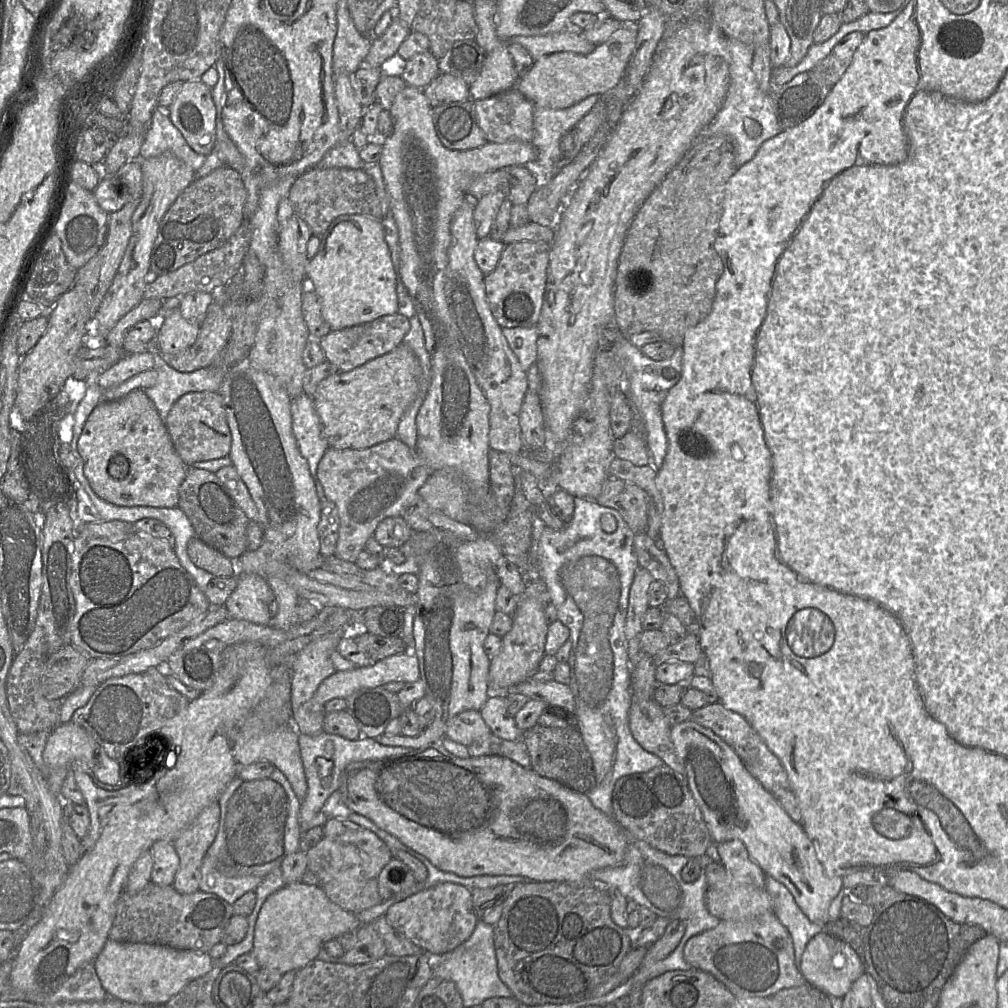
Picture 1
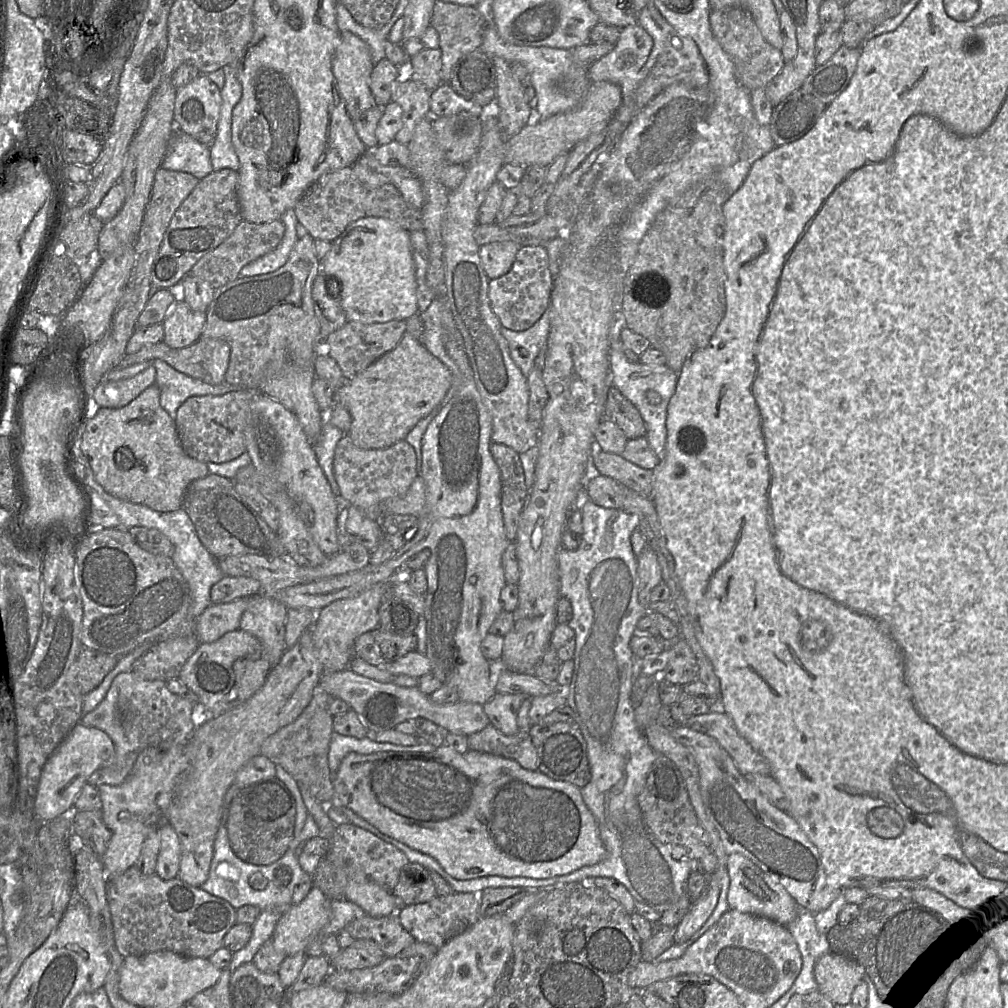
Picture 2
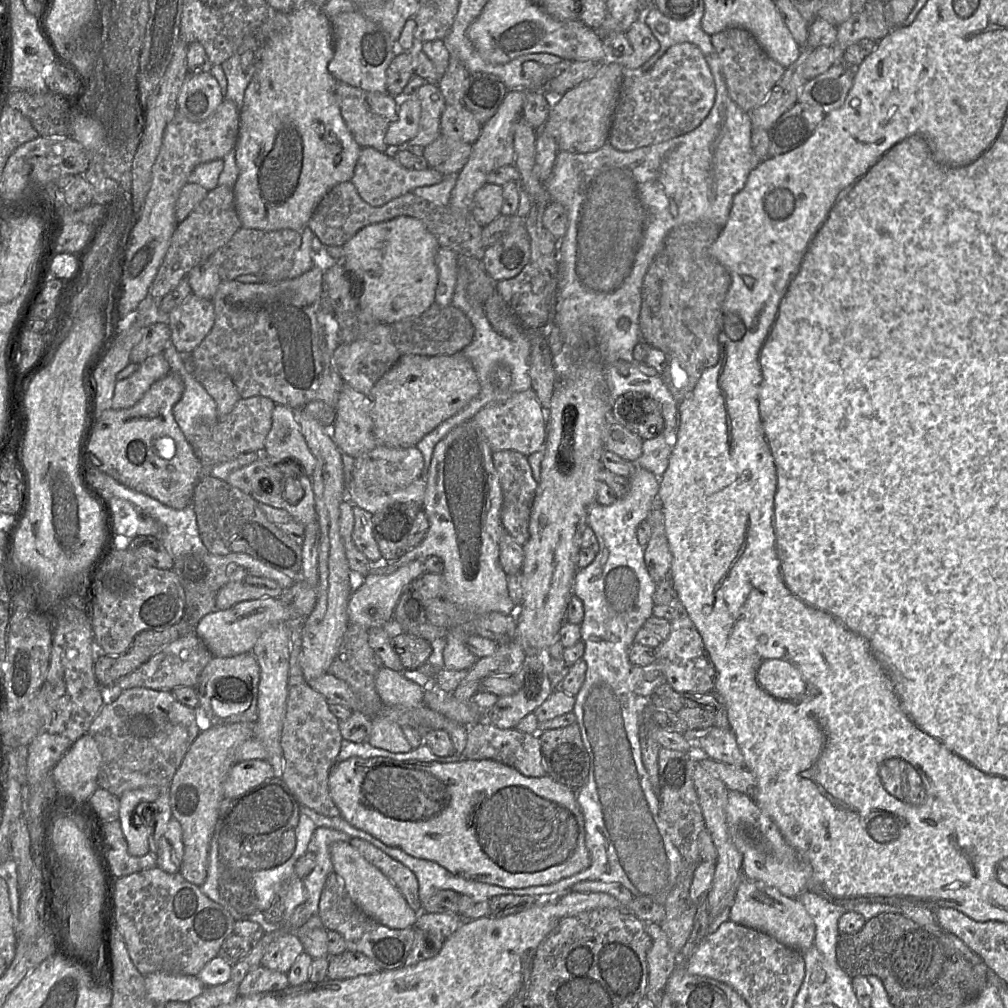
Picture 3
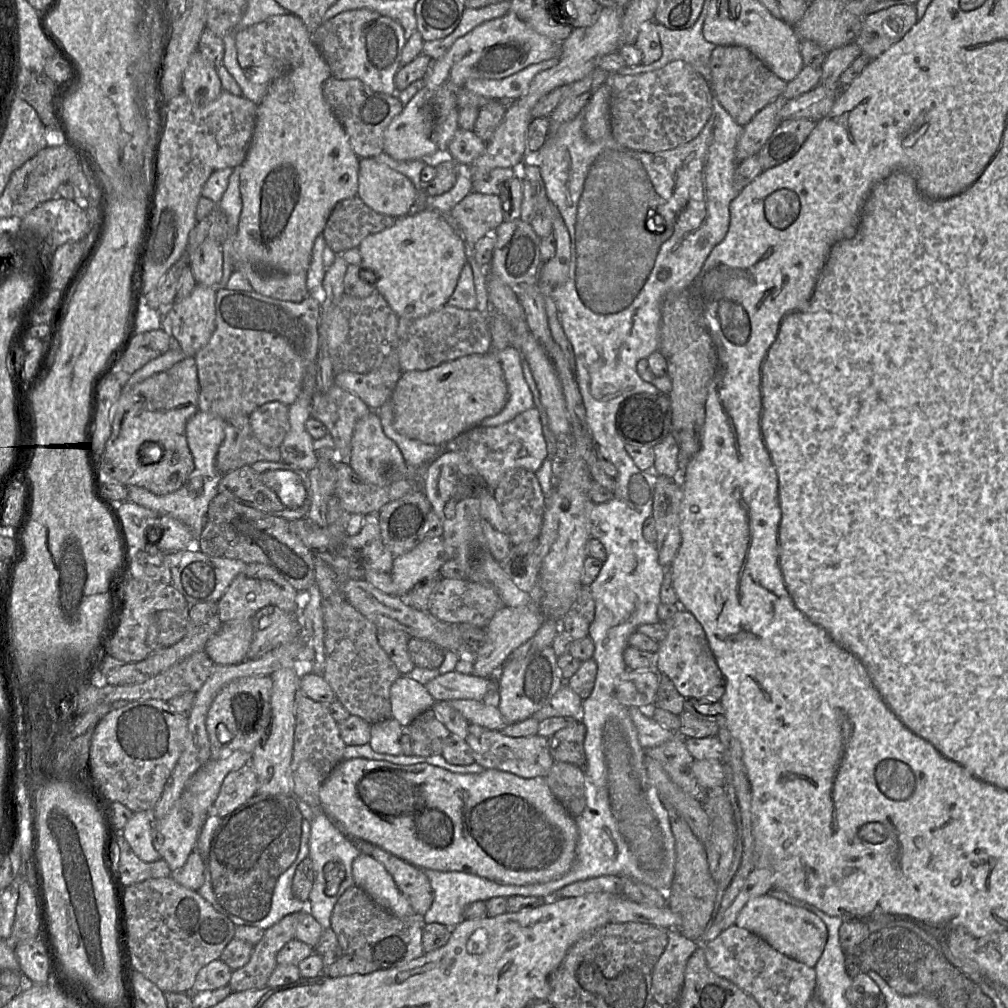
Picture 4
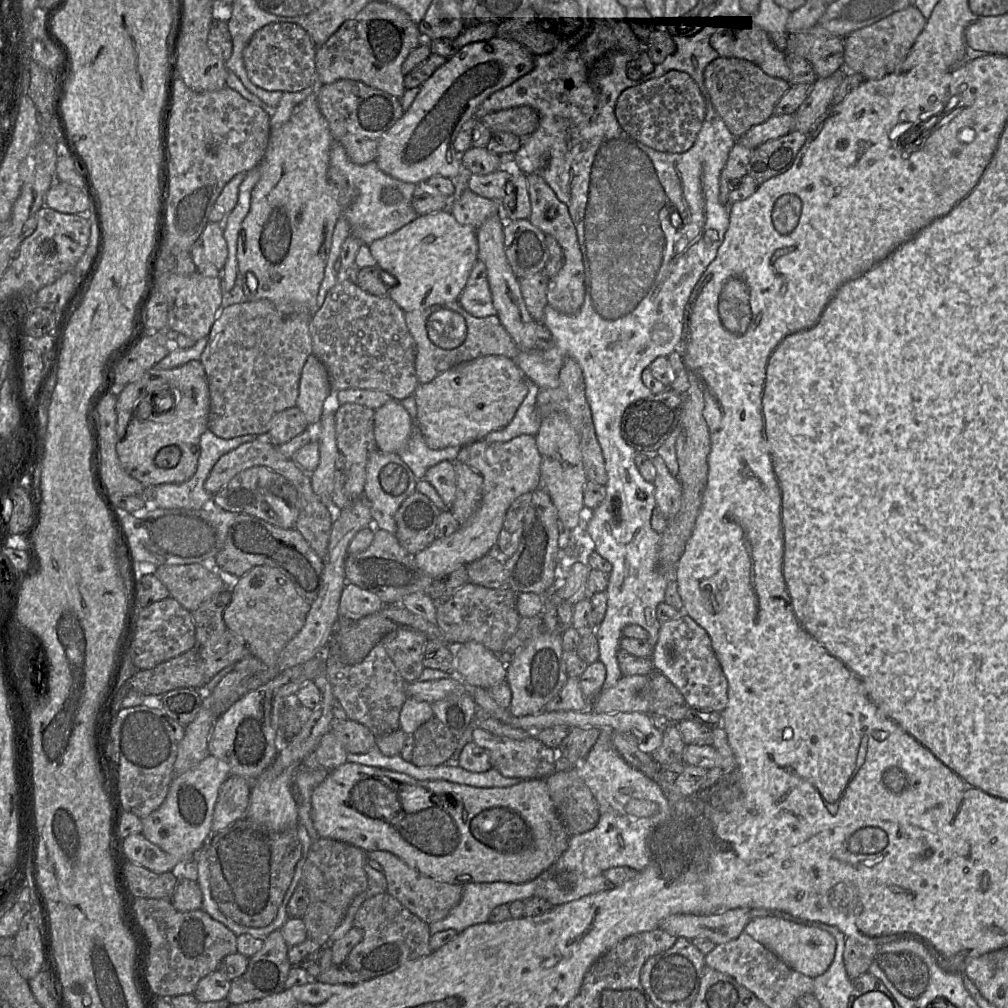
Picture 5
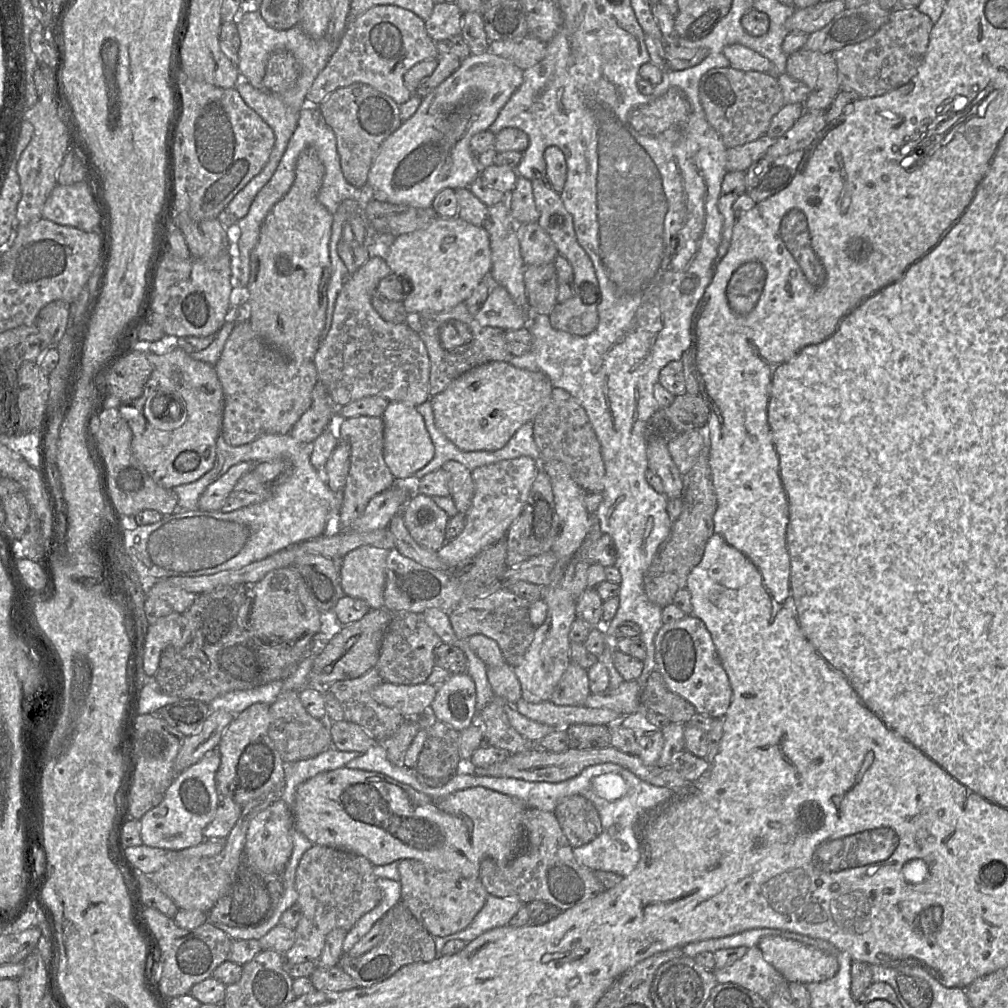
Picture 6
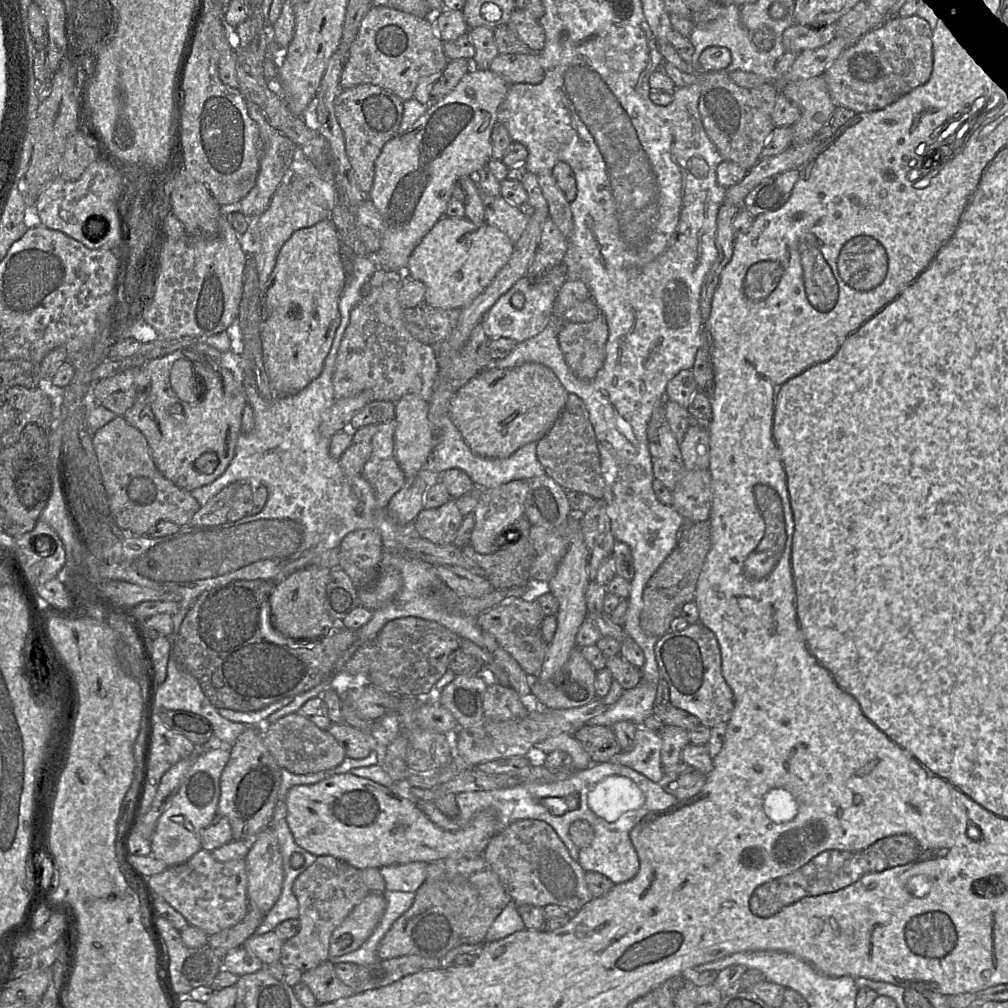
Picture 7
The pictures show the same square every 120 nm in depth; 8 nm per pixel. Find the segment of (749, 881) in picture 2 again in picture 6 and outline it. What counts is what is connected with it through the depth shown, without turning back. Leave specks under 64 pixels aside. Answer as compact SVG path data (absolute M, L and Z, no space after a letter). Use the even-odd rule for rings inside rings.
M766 936L757 945L767 962L769 962L789 983L813 983L832 978L839 969L836 956L792 939L780 936Z

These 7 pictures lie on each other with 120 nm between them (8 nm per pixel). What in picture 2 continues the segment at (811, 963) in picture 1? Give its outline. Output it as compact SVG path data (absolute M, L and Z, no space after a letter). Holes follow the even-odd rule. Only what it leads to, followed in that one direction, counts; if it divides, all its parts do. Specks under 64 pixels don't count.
M833 952L818 958L814 965L818 991L835 1005L851 1003L852 993L865 974L862 965Z

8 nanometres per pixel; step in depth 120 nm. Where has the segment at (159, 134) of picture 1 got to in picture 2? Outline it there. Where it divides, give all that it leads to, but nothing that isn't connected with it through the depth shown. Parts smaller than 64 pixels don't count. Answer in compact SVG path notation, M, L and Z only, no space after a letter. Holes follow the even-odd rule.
M175 127L160 167L203 179L213 172L209 145L200 143Z

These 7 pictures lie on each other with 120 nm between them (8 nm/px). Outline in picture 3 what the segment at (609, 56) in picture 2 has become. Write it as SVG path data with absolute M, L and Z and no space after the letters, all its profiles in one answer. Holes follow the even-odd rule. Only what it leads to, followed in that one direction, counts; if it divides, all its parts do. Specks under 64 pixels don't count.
M644 21L634 22L625 35L633 49L632 53L617 59L611 59L625 69L641 67L659 50L658 40Z

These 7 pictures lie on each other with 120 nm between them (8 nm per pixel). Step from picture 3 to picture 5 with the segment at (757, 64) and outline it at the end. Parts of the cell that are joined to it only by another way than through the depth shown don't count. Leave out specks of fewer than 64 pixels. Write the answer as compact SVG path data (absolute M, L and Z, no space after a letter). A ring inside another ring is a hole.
M721 56L705 68L704 83L715 110L736 139L765 122L790 87L787 81L767 75L750 61Z

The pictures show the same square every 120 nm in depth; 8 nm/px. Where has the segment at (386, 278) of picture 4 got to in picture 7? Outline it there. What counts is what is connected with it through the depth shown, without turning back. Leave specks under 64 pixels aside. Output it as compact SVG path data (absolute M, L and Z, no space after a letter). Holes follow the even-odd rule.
M444 216L413 250L405 275L425 284L425 305L440 309L463 309L491 284L500 269L512 256L514 245L505 233L486 223L476 225L464 217L448 218Z

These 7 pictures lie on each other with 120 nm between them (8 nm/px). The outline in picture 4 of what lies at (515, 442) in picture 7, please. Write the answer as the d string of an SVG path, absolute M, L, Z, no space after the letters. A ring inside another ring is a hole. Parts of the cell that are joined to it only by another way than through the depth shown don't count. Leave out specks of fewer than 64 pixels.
M496 352L472 354L424 371L403 371L393 390L393 428L405 437L427 445L444 446L446 443L480 422L500 413L508 401L508 390L503 369Z

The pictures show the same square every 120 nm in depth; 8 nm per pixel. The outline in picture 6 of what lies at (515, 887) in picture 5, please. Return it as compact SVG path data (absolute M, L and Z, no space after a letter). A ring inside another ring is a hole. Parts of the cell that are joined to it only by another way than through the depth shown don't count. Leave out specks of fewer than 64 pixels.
M489 894L472 923L466 929L448 936L450 939L460 939L469 943L490 929L508 925L522 906L523 903L517 899L506 899Z

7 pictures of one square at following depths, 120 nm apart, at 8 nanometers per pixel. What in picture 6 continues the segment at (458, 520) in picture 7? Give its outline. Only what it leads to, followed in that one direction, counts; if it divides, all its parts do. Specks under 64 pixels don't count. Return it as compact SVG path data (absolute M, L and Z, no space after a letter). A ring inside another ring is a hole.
M414 493L402 514L406 529L419 546L437 552L446 542L445 531L450 517L431 497Z

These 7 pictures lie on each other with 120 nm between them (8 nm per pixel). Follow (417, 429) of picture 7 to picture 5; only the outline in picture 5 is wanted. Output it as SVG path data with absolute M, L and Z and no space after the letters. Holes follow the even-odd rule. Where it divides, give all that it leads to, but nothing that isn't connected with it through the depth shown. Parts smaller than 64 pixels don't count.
M392 398L374 410L374 435L377 449L398 454L406 447L413 426L414 421L401 401Z

